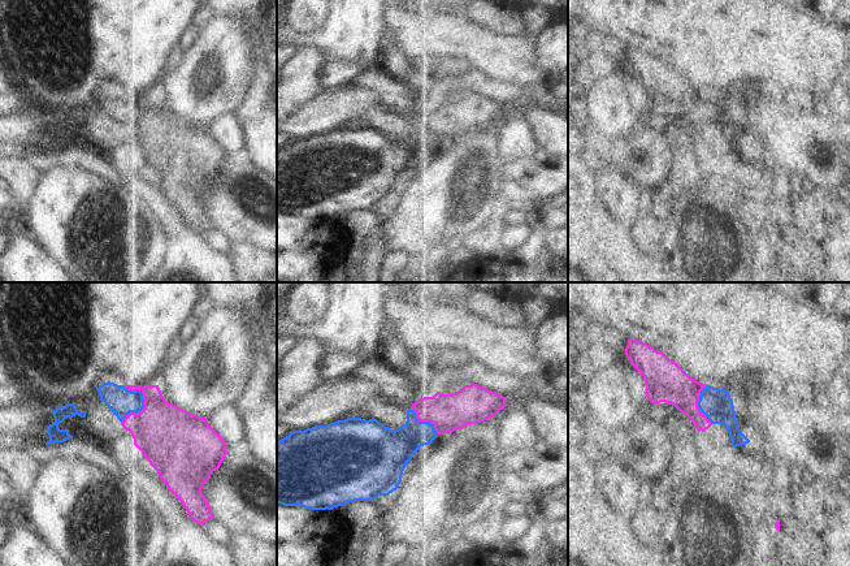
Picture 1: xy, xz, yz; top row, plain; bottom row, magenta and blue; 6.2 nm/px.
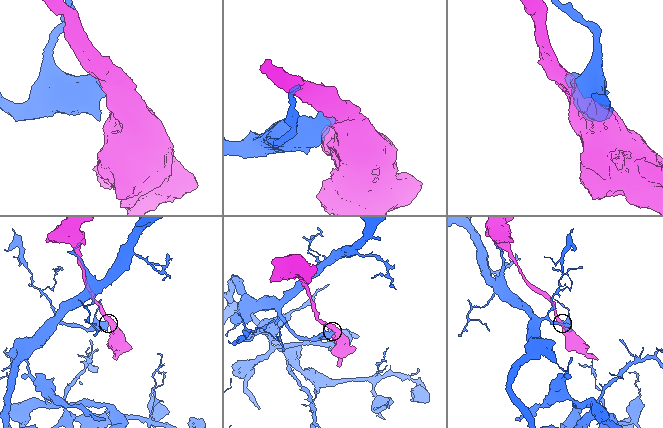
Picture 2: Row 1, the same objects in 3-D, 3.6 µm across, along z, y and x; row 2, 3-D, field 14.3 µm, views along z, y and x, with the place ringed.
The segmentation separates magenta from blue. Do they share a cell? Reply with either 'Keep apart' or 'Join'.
Keep apart

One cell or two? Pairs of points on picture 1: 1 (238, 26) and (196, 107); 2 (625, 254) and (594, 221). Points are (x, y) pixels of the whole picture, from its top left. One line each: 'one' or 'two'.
1: one
2: one

